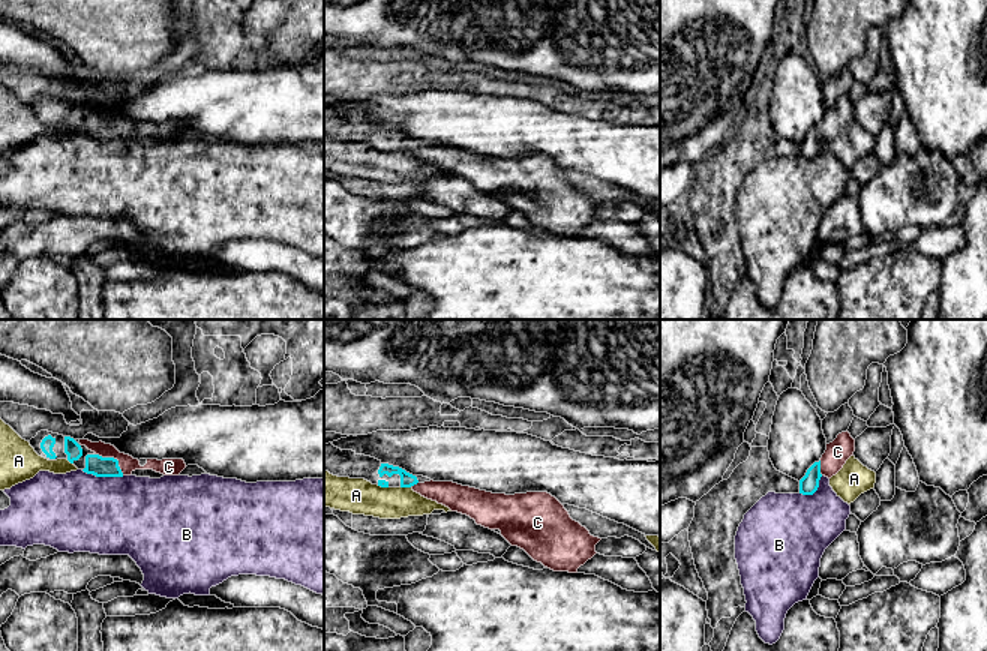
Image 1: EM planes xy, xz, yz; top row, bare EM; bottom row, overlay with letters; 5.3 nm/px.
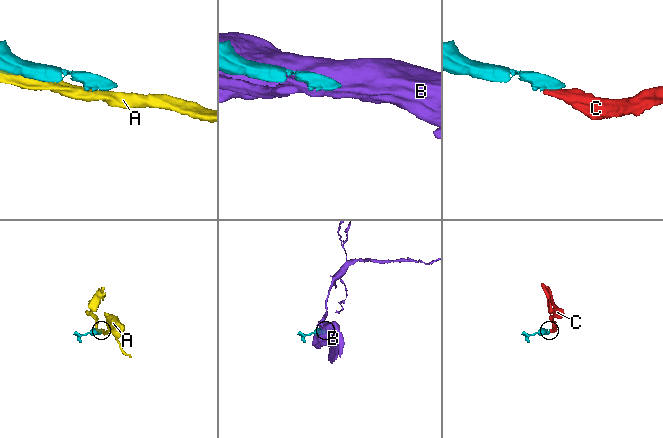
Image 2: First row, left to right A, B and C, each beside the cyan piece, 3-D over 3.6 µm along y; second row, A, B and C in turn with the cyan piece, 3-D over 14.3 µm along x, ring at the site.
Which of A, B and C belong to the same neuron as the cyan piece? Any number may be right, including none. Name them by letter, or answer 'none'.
C

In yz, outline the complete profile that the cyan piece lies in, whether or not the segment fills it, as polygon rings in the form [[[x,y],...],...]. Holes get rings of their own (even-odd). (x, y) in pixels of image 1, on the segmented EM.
[[[842,432],[837,438],[826,444],[826,450],[819,462],[814,462],[800,480],[800,494],[813,495],[819,488],[819,480],[822,476],[831,478],[836,476],[846,460],[854,456],[855,440],[850,434]]]

